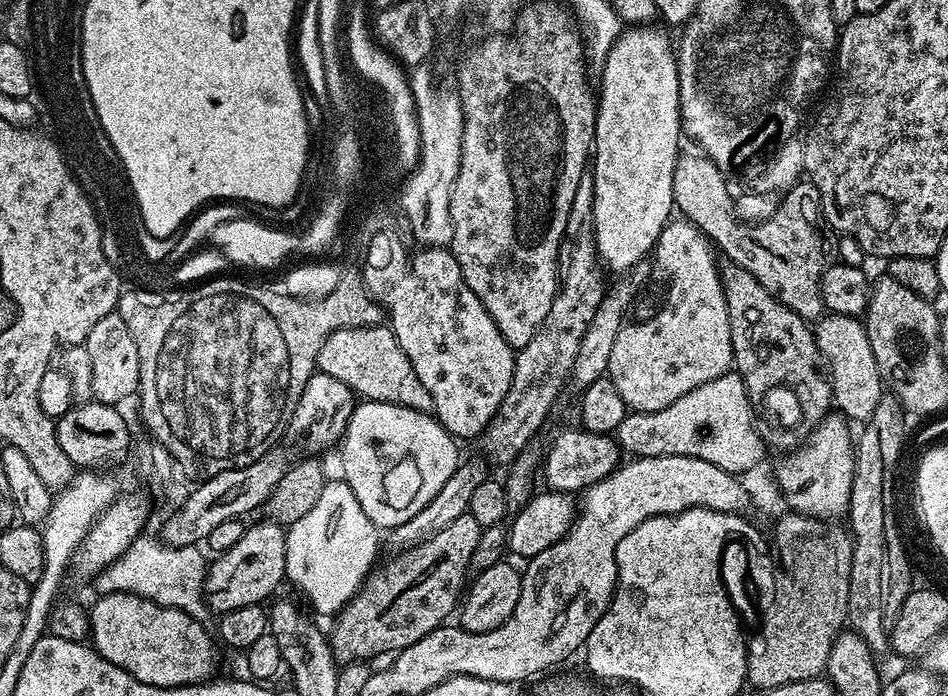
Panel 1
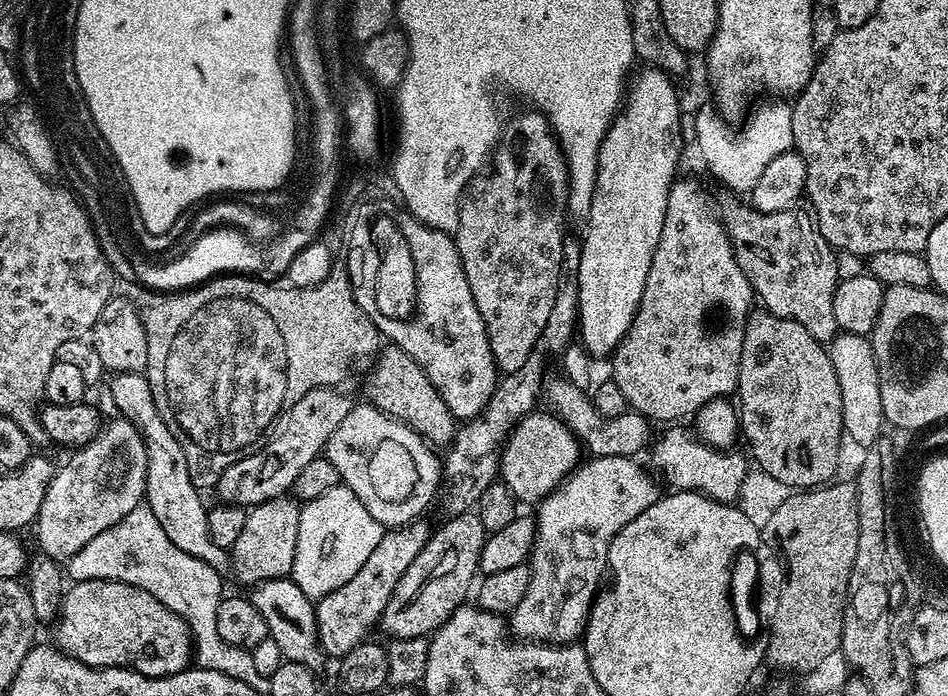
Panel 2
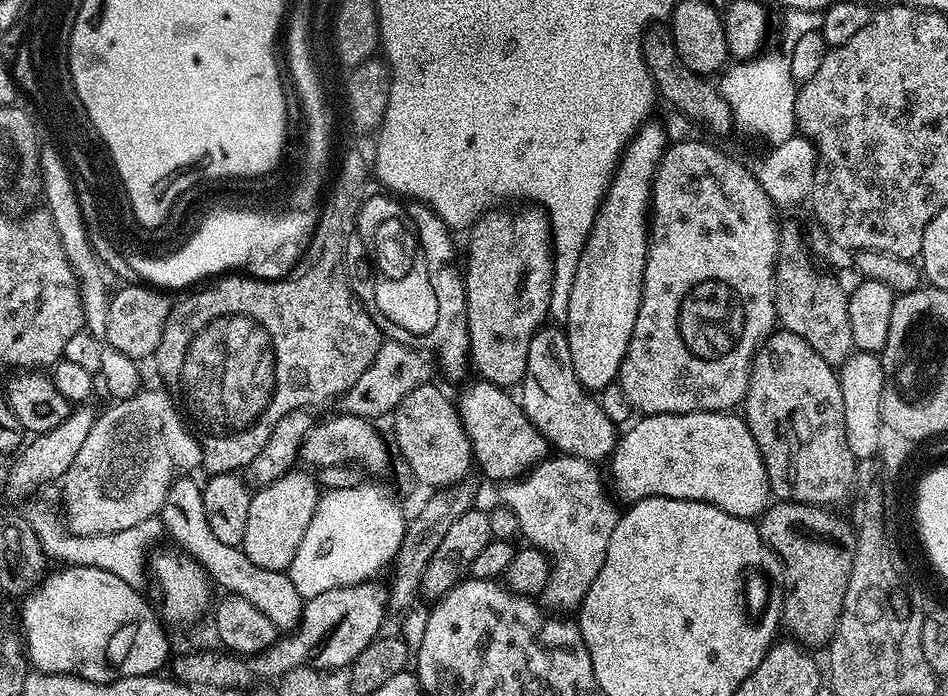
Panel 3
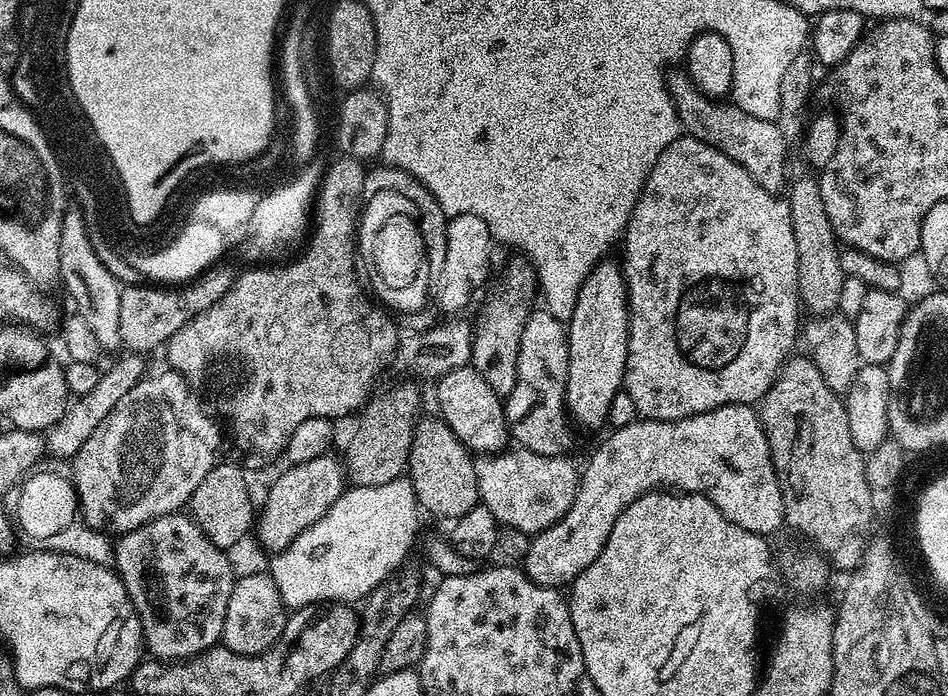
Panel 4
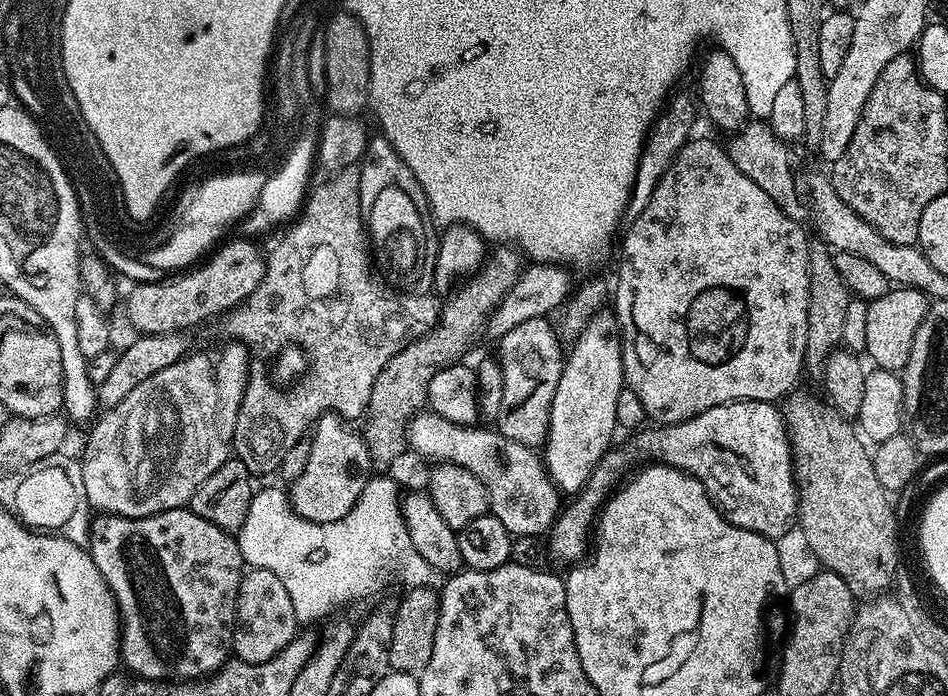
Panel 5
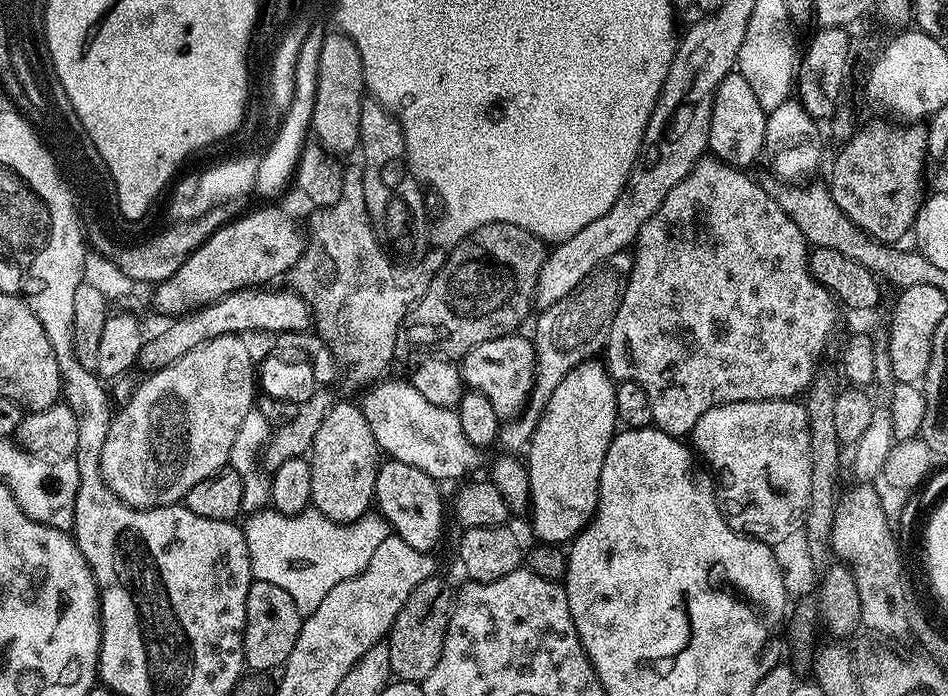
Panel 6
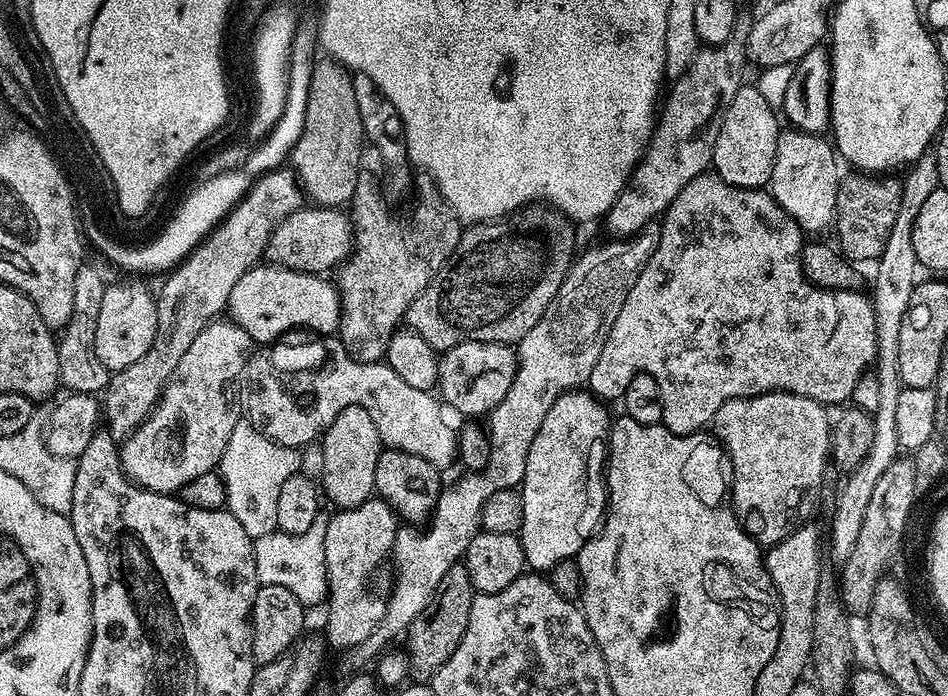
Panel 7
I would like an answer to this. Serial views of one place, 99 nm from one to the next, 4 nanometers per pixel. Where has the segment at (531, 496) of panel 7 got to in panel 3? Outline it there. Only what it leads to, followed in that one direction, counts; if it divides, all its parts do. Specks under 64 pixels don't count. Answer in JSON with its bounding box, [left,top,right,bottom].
[566,124,670,394]

